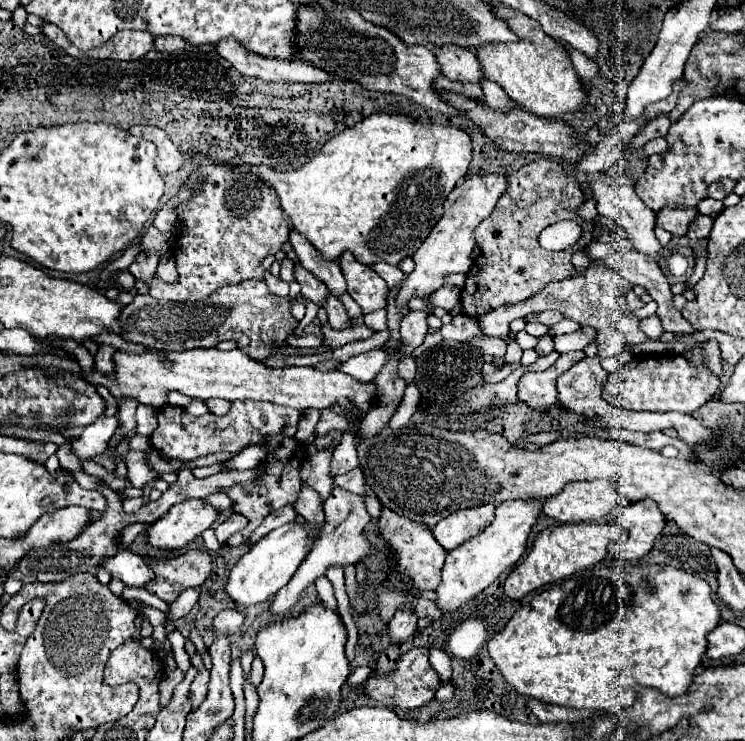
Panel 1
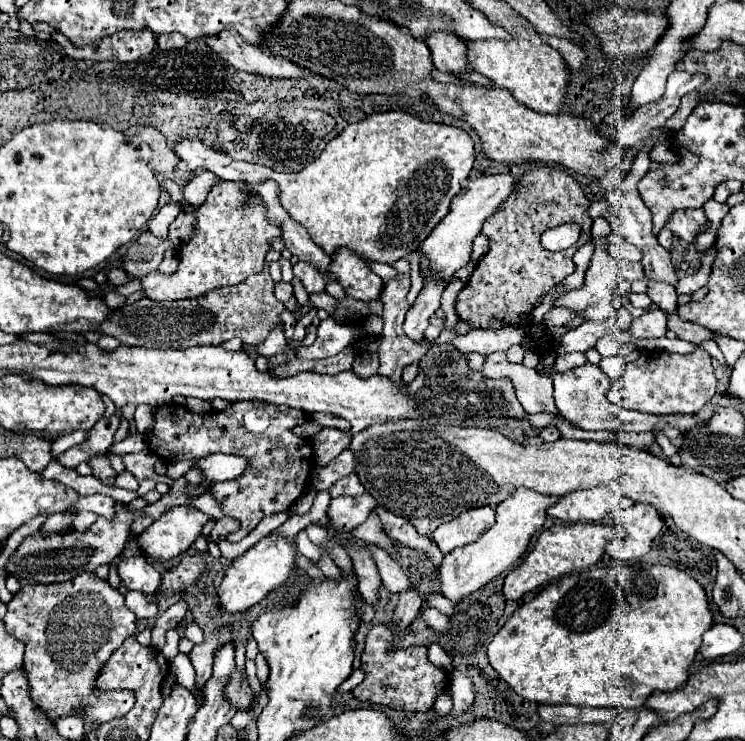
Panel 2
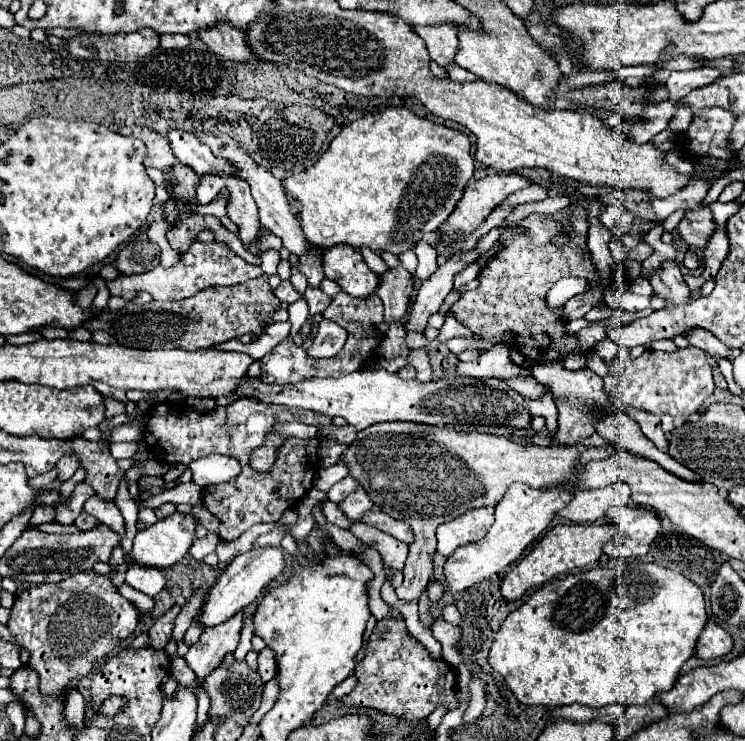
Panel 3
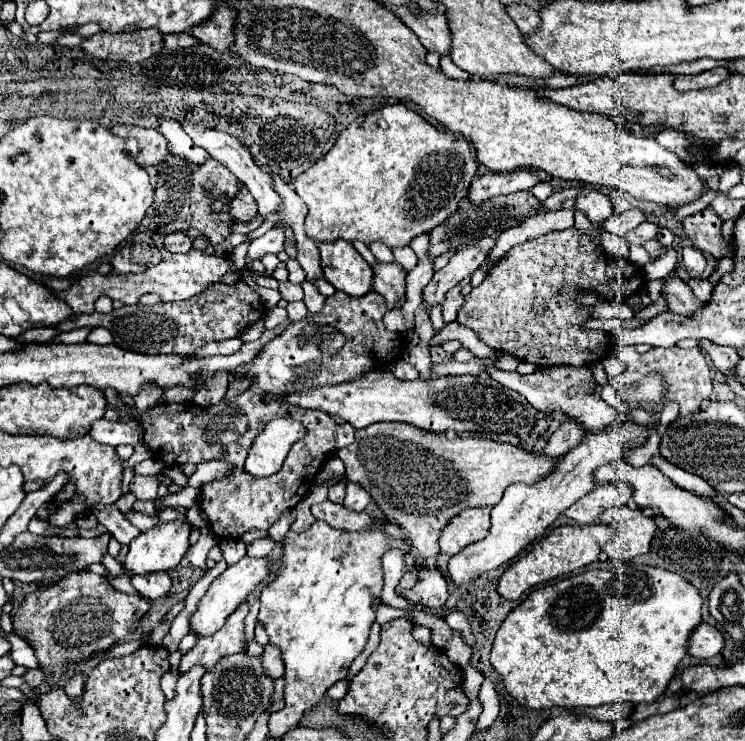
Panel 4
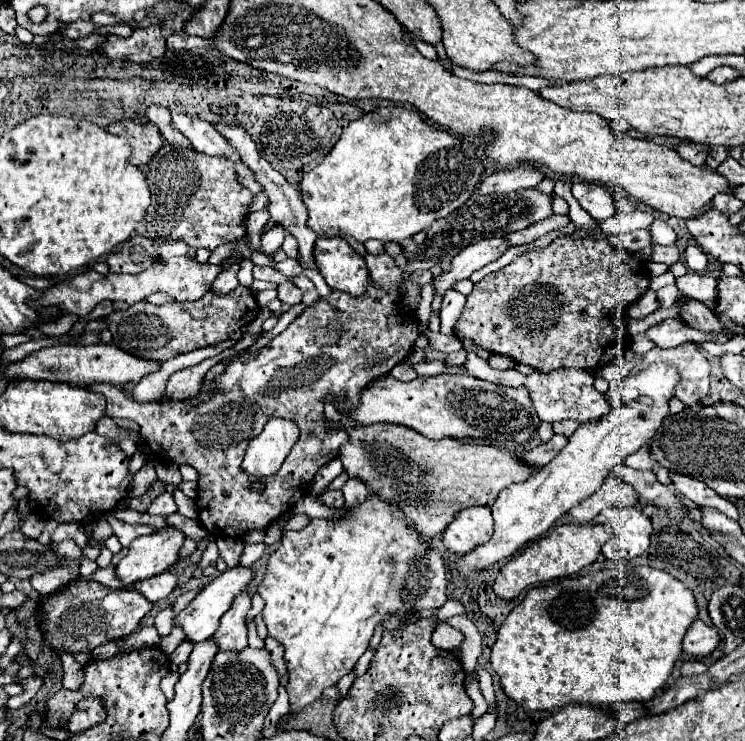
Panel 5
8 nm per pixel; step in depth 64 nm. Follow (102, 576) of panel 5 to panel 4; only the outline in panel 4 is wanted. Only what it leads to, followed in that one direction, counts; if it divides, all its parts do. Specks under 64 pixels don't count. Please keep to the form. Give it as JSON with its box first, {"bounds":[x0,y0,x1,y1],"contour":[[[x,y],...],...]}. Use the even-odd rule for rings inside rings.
{"bounds":[106,574,140,596],"contour":[[[106,574],[106,578],[108,578],[108,582],[110,582],[116,590],[120,590],[120,592],[124,592],[124,594],[130,594],[130,596],[140,596],[140,594],[132,588],[132,584],[130,584],[130,578],[128,578],[128,576],[110,578],[110,574]]]}

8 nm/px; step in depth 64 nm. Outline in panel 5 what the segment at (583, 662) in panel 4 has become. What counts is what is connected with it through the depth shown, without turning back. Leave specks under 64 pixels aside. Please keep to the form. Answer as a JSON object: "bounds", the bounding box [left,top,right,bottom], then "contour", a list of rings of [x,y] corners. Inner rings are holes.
{"bounds":[490,566,720,710],"contour":[[[650,566],[598,570],[578,578],[572,576],[556,584],[532,588],[500,626],[490,662],[500,676],[506,696],[516,700],[526,710],[562,708],[572,702],[590,706],[648,702],[664,690],[674,664],[682,654],[682,638],[684,652],[690,656],[710,656],[720,646],[716,628],[706,626],[696,618],[698,604],[694,592],[668,572]]]}

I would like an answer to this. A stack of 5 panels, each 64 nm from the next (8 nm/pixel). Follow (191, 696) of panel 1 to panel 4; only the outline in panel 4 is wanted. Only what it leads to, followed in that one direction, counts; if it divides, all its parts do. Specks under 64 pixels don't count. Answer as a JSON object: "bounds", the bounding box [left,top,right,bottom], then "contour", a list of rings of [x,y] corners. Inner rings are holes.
{"bounds":[178,604,250,673],"contour":[[[242,604],[240,610],[228,616],[226,624],[216,634],[198,638],[196,646],[182,656],[182,662],[178,667],[179,672],[186,673],[192,666],[212,668],[220,658],[240,652],[244,642],[244,618],[248,610],[250,610],[248,604]]]}

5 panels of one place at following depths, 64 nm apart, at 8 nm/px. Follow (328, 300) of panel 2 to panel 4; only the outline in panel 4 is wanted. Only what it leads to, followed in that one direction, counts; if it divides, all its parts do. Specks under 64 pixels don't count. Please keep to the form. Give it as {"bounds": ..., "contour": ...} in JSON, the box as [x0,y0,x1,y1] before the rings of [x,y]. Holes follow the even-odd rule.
{"bounds":[302,280,326,314],"contour":[[[304,280],[304,284],[302,284],[302,290],[304,290],[304,304],[308,306],[308,310],[310,310],[312,314],[318,314],[318,312],[322,312],[326,298],[324,298],[324,296],[318,292],[318,288],[316,288],[314,284],[308,284],[308,282]]]}

